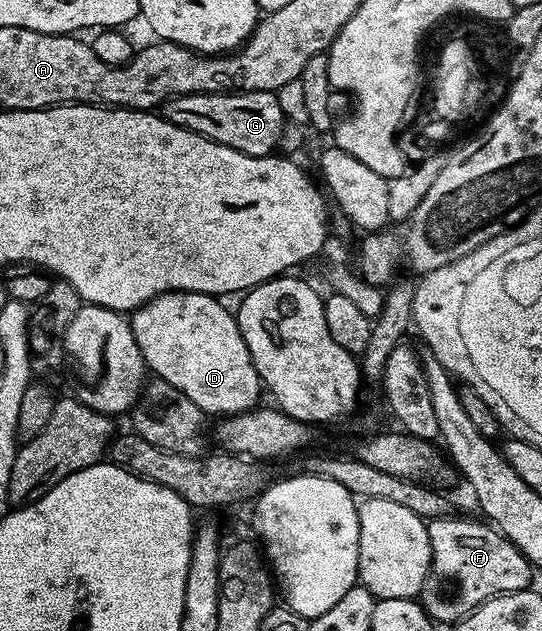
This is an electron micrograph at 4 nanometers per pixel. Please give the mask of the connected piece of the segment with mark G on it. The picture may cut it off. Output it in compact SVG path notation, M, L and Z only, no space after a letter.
M269 90L268 92L244 92L243 94L185 94L179 98L172 98L164 106L164 117L172 124L182 126L185 130L196 132L205 138L211 138L213 142L224 144L228 148L236 148L236 152L244 152L248 156L256 156L257 158L264 158L273 155L279 149L279 142L281 141L282 129L286 126L288 118L282 115L282 102L275 91Z

